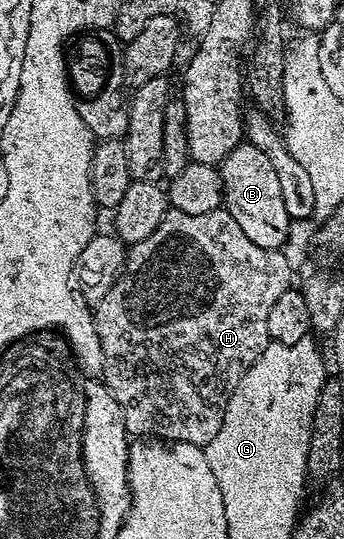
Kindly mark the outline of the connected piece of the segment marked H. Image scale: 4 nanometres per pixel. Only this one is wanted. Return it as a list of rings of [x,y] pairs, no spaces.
[[[220,208],[213,212],[205,212],[201,216],[189,216],[189,212],[168,209],[167,215],[137,244],[133,244],[127,250],[127,260],[123,264],[123,271],[119,278],[105,292],[105,296],[94,307],[95,331],[101,340],[101,352],[103,353],[103,377],[111,395],[117,400],[117,404],[123,410],[123,419],[128,435],[150,436],[156,439],[167,439],[169,441],[188,442],[205,448],[221,432],[221,424],[225,420],[225,408],[245,372],[265,352],[265,348],[270,344],[269,336],[269,312],[273,309],[273,304],[281,296],[281,292],[292,289],[293,271],[289,260],[285,260],[282,250],[266,250],[260,248],[258,244],[253,244],[245,232],[233,220],[233,216],[226,208]]]

